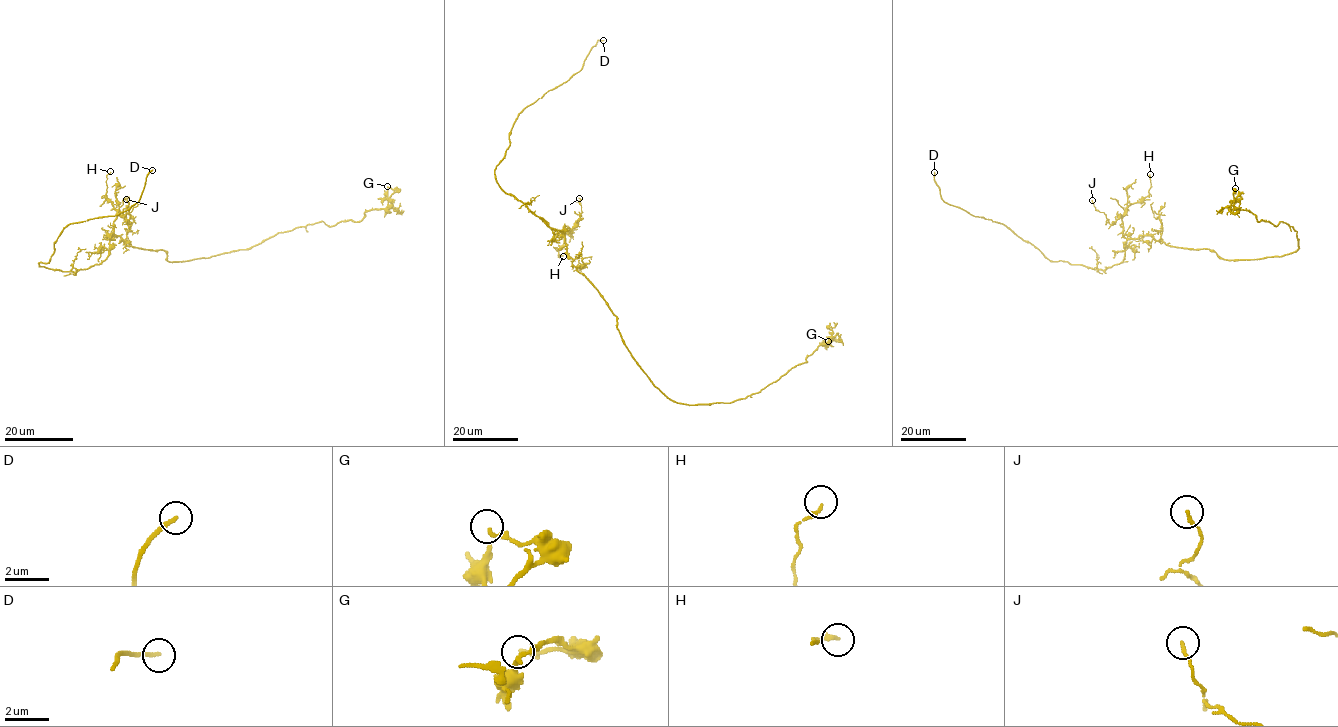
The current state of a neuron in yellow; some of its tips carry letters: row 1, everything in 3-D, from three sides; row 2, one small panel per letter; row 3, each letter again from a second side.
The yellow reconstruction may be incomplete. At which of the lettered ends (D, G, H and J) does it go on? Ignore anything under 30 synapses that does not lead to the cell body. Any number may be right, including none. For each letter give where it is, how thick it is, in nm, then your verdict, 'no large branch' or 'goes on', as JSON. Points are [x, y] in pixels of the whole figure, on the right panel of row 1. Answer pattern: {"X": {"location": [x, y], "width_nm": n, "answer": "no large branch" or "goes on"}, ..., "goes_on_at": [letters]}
{"D": {"location": [934, 172], "width_nm": 170, "answer": "goes on"}, "G": {"location": [1235, 188], "width_nm": 110, "answer": "no large branch"}, "H": {"location": [1150, 174], "width_nm": 140, "answer": "no large branch"}, "J": {"location": [1092, 200], "width_nm": 120, "answer": "no large branch"}, "goes_on_at": ["D"]}

